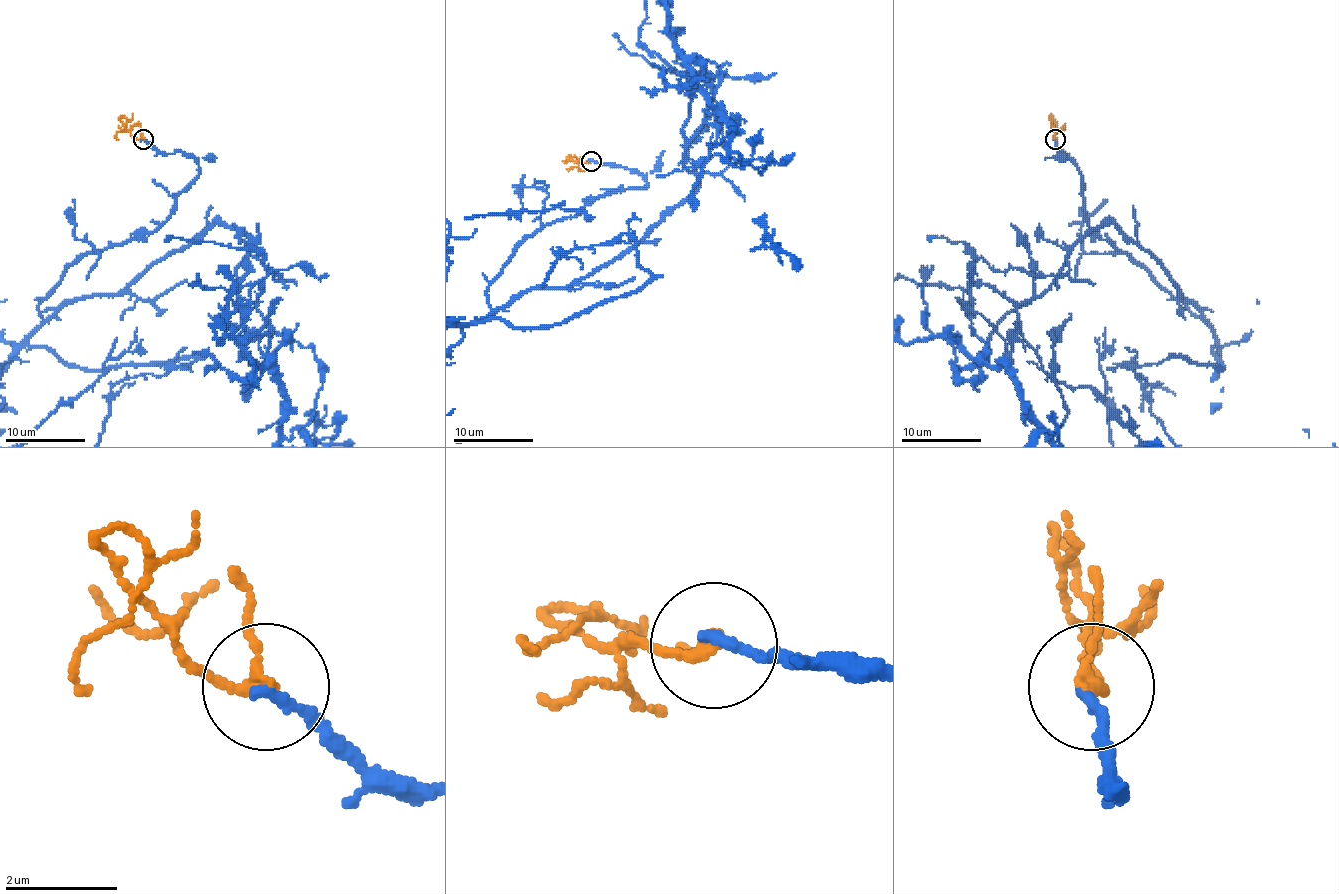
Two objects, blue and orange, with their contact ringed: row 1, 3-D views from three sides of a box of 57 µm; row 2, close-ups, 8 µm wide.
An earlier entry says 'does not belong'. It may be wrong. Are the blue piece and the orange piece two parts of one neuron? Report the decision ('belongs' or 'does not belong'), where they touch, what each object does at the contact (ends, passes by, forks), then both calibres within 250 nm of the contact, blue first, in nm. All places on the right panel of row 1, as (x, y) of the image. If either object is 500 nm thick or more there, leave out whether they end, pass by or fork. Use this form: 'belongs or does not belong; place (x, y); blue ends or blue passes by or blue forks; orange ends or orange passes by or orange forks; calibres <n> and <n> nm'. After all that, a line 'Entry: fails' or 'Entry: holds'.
does not belong; place (1055, 139); blue ends; orange passes by; calibres 190 and 180 nm
Entry: holds

